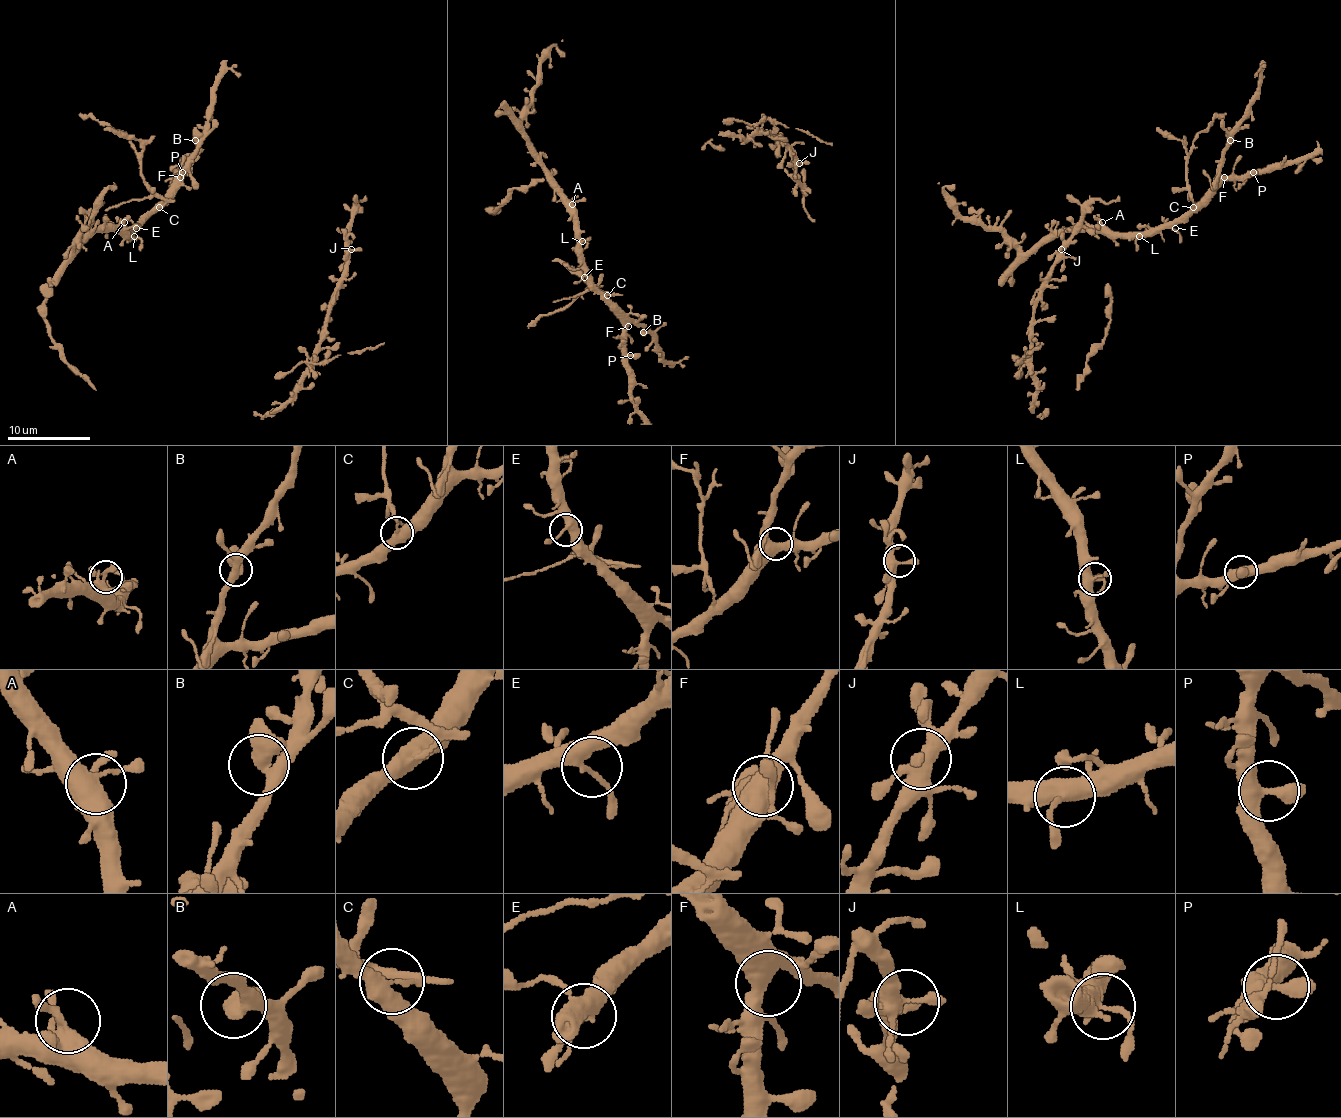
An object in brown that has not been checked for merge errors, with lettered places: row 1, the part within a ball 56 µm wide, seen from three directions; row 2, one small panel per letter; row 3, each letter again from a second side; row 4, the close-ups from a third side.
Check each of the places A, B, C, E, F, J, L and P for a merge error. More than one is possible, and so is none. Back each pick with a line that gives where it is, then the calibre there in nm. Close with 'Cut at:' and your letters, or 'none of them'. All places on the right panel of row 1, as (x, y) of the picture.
C: Place: (1193, 207). Thickness 400 nm
Cut at: C

